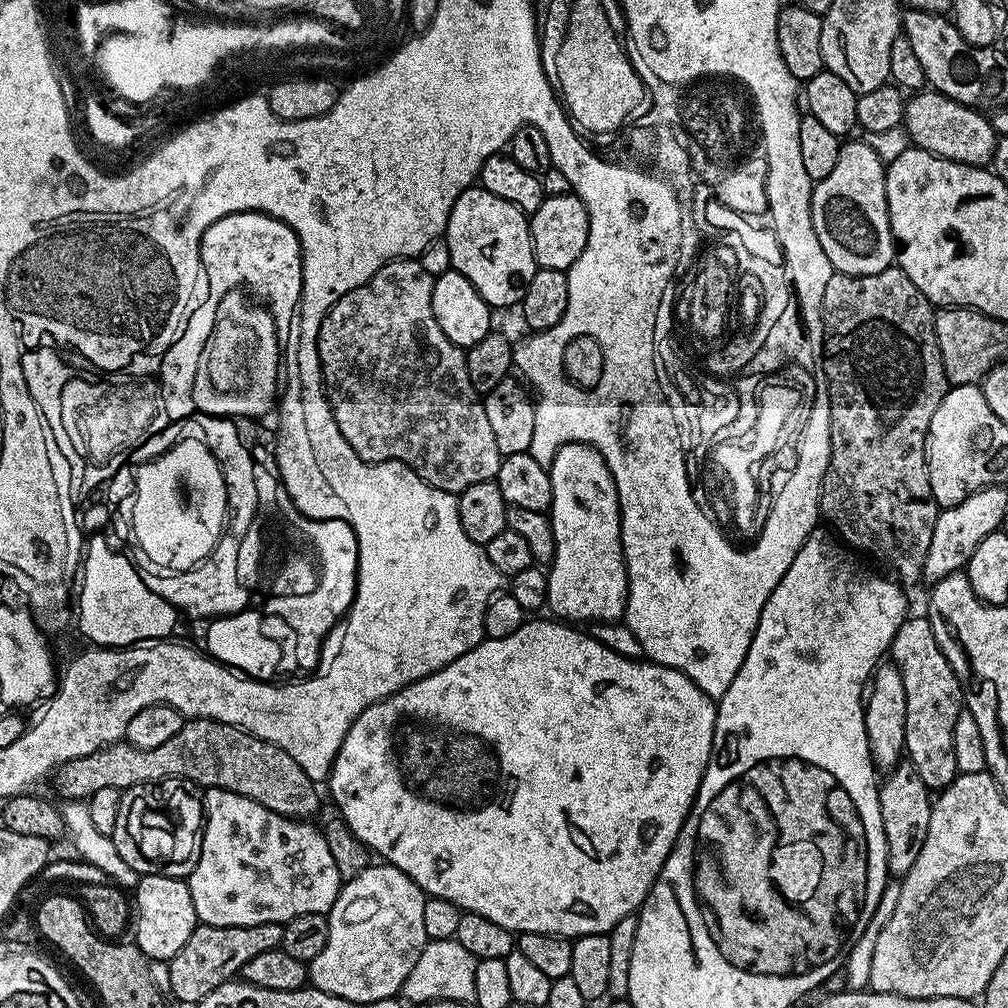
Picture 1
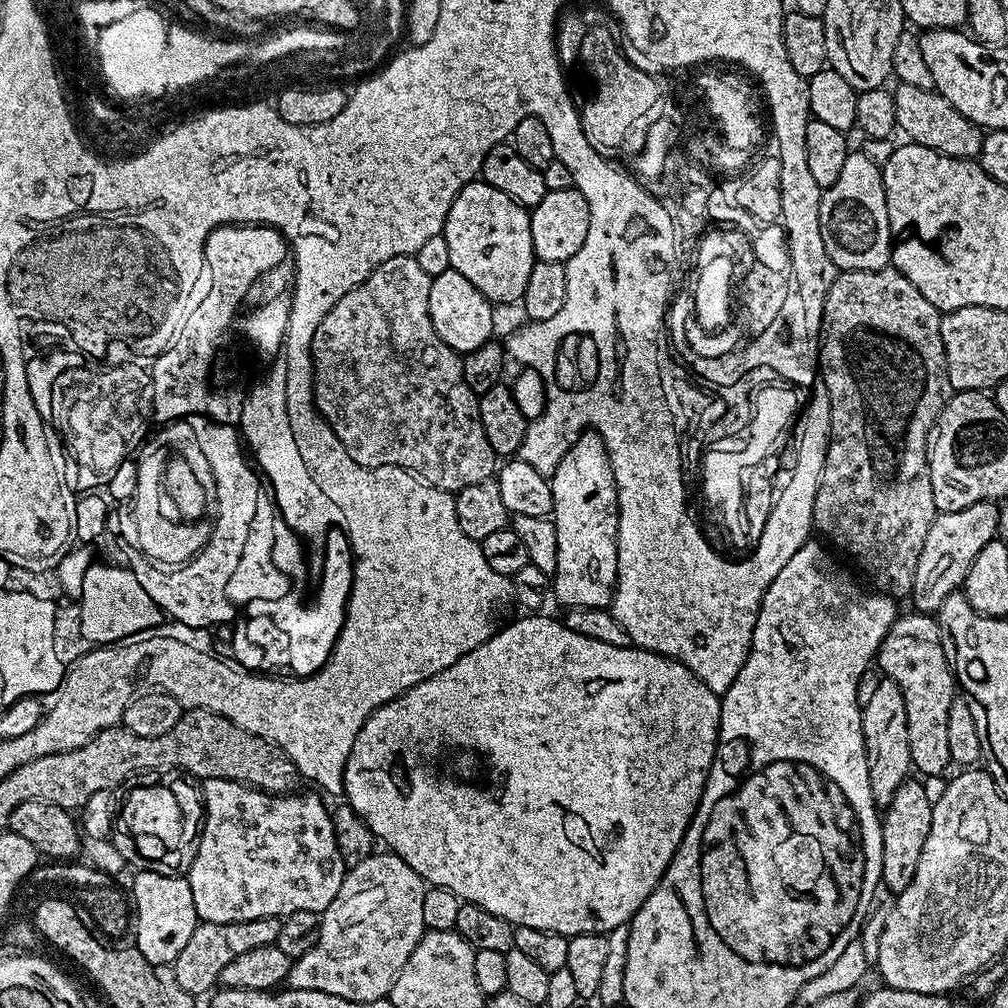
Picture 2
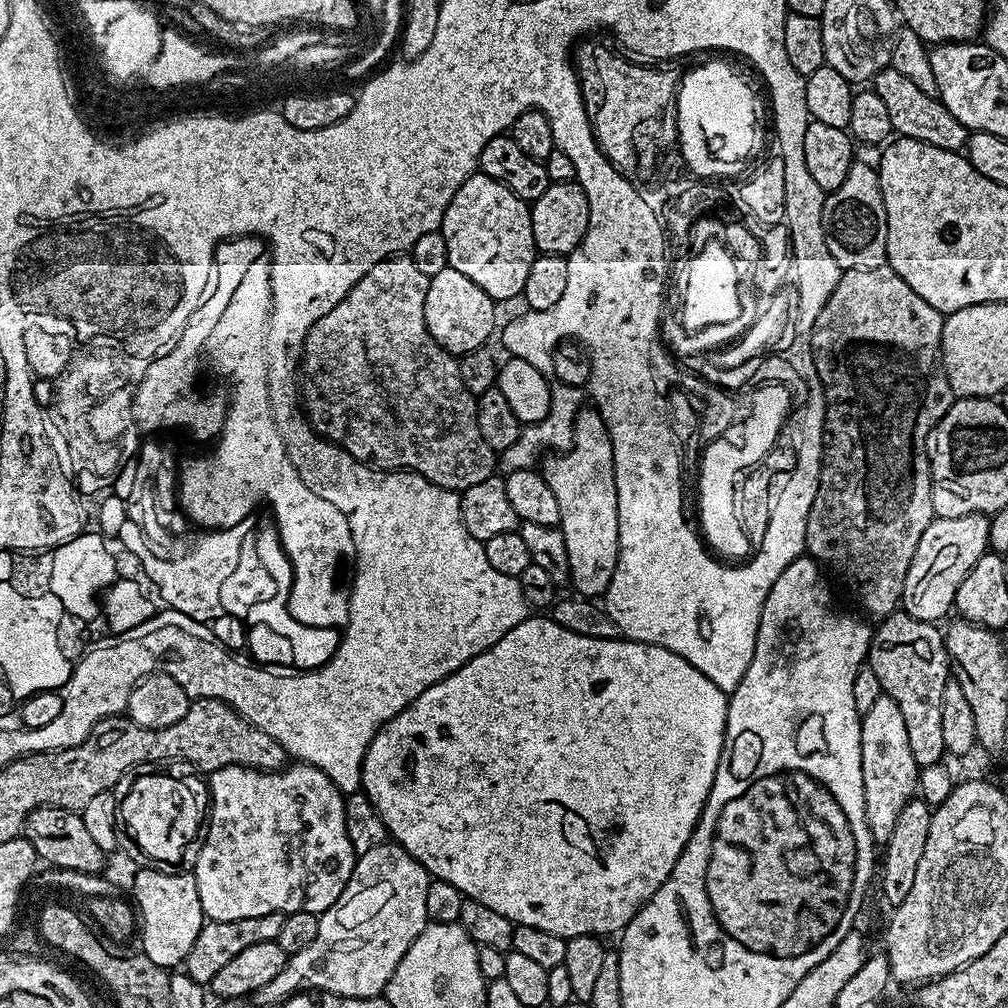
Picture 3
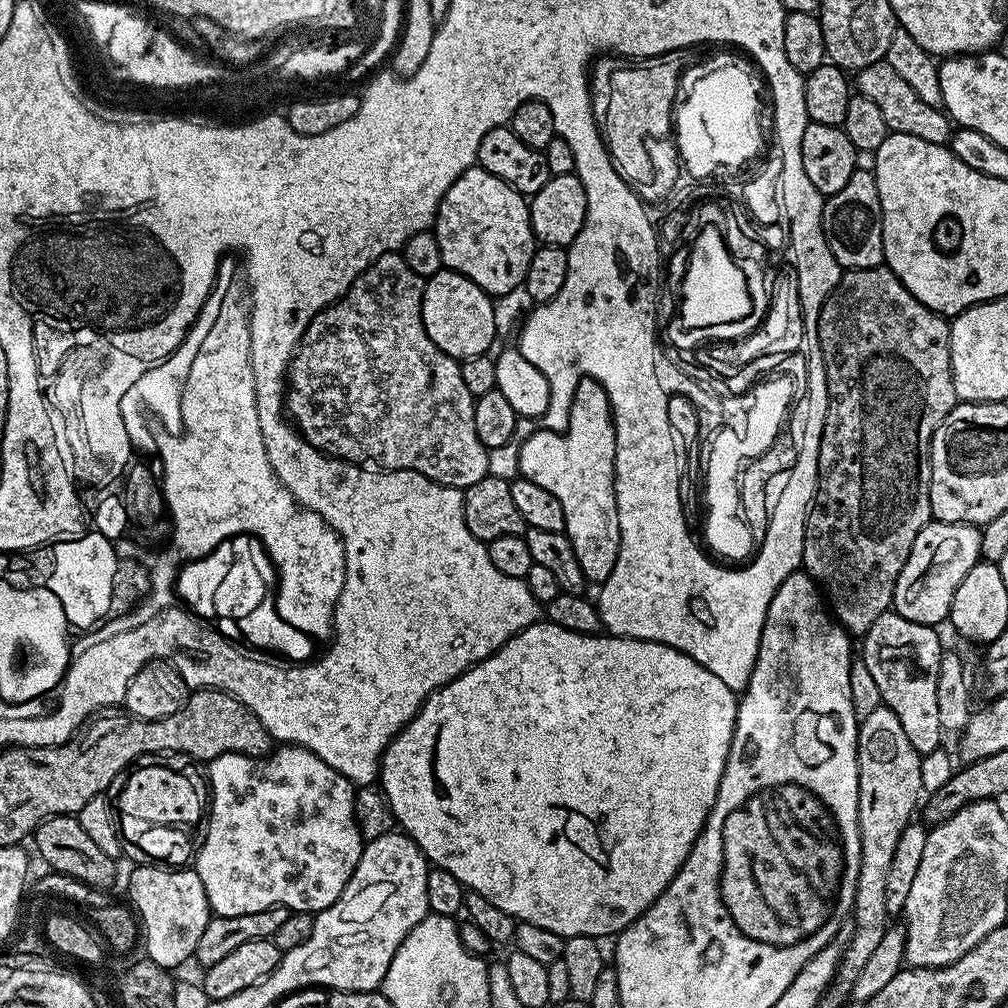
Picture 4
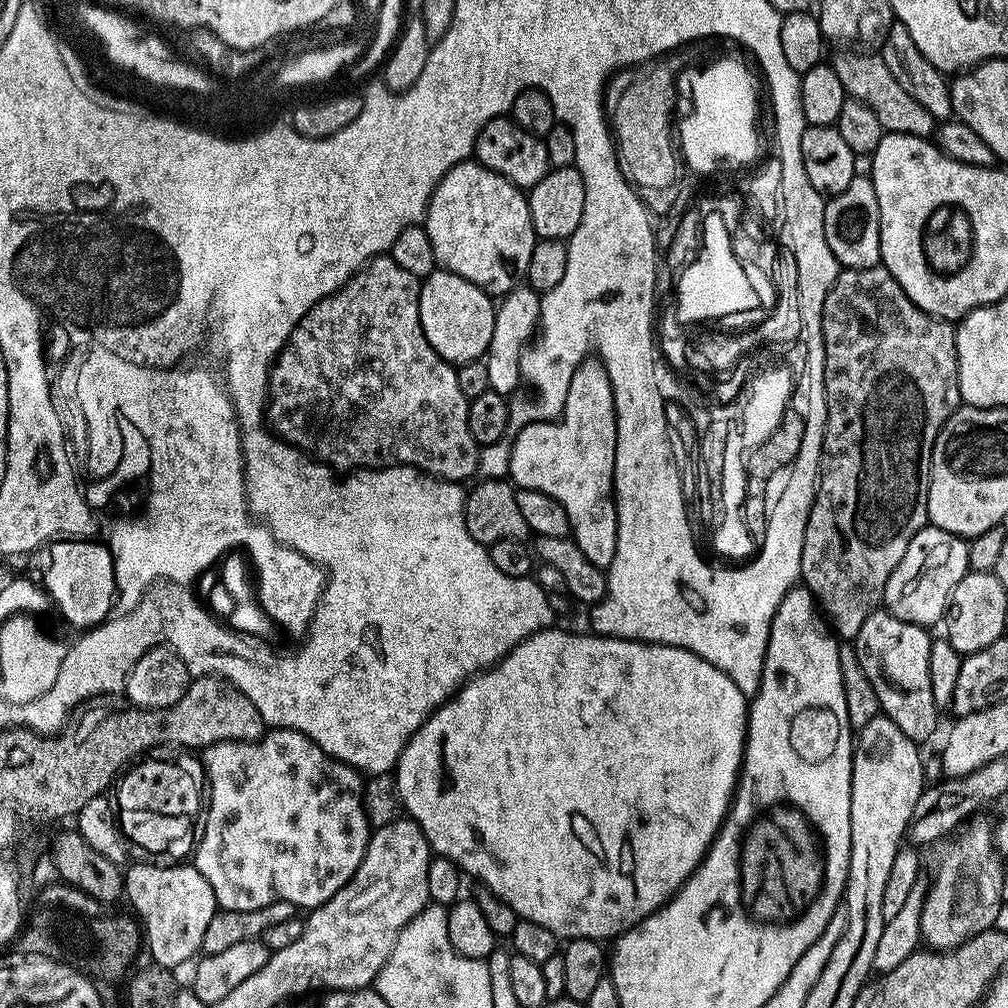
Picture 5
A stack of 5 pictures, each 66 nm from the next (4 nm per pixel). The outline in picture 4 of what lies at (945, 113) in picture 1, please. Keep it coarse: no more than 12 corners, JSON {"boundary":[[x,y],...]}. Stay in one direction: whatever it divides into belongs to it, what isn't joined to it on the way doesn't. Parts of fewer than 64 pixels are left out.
{"boundary":[[886,60],[854,86],[877,103],[889,131],[931,144],[951,139],[951,119],[928,106]]}

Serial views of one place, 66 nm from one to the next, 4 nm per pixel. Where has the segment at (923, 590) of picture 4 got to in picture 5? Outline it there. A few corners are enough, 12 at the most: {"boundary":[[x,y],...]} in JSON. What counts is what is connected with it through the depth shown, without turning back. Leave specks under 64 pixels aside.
{"boundary":[[914,534],[884,587],[894,618],[939,625],[970,571],[969,541]]}

